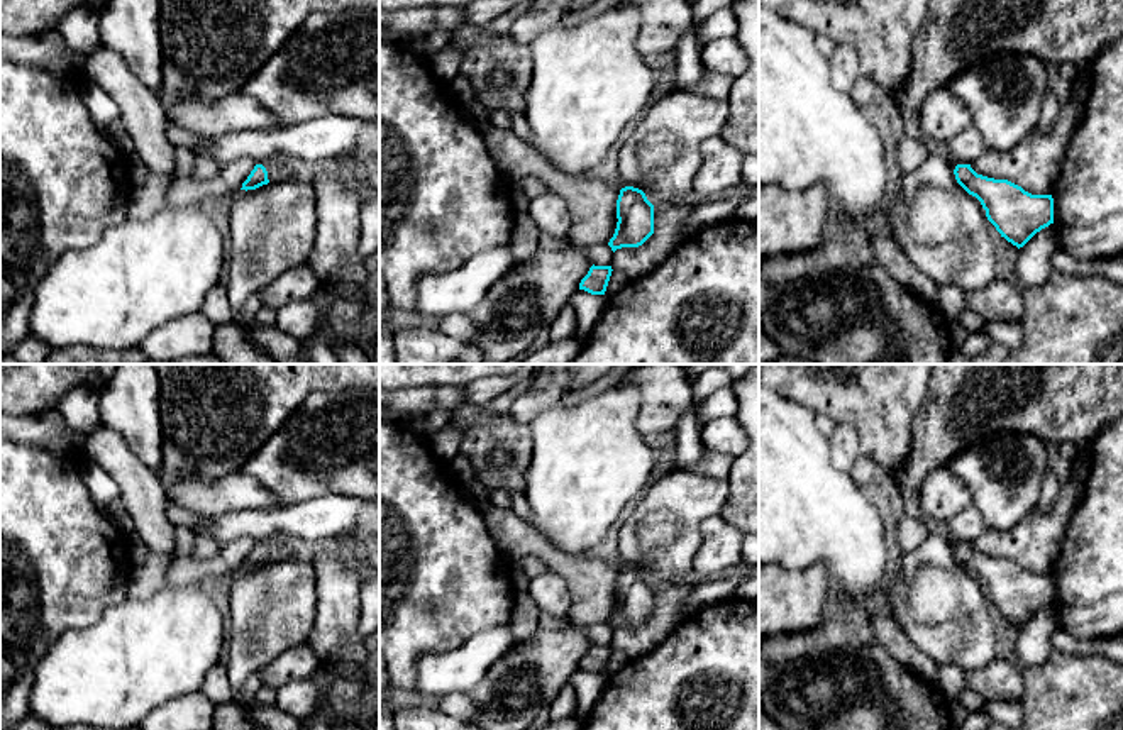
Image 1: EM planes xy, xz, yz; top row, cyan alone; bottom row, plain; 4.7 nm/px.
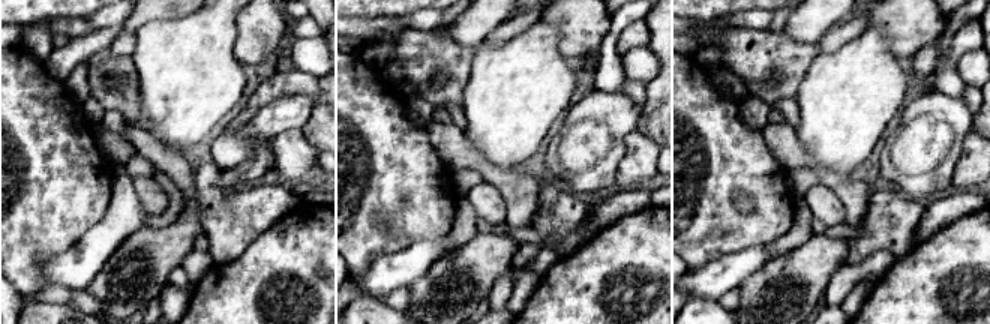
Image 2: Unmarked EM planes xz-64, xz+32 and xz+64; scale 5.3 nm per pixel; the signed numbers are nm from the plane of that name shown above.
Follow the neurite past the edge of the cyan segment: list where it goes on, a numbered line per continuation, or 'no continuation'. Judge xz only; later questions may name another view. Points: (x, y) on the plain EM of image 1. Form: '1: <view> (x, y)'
no continuation

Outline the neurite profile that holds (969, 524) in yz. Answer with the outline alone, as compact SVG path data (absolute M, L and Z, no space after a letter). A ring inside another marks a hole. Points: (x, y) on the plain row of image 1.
M976 505L959 512L949 522L950 539L955 544L972 544L986 528L982 513Z

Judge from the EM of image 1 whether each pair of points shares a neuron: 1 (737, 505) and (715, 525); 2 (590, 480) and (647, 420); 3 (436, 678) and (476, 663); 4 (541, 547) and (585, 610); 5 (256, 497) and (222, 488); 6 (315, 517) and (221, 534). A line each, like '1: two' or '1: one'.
1: two
2: two
3: one
4: one
5: one
6: one

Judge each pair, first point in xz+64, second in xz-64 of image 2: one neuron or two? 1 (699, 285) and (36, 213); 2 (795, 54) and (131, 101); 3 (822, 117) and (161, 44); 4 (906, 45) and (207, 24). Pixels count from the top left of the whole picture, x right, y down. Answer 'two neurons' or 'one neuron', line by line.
1: two neurons
2: one neuron
3: one neuron
4: two neurons

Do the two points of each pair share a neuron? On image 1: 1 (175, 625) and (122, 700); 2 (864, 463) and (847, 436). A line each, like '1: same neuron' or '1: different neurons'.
1: same neuron
2: different neurons

